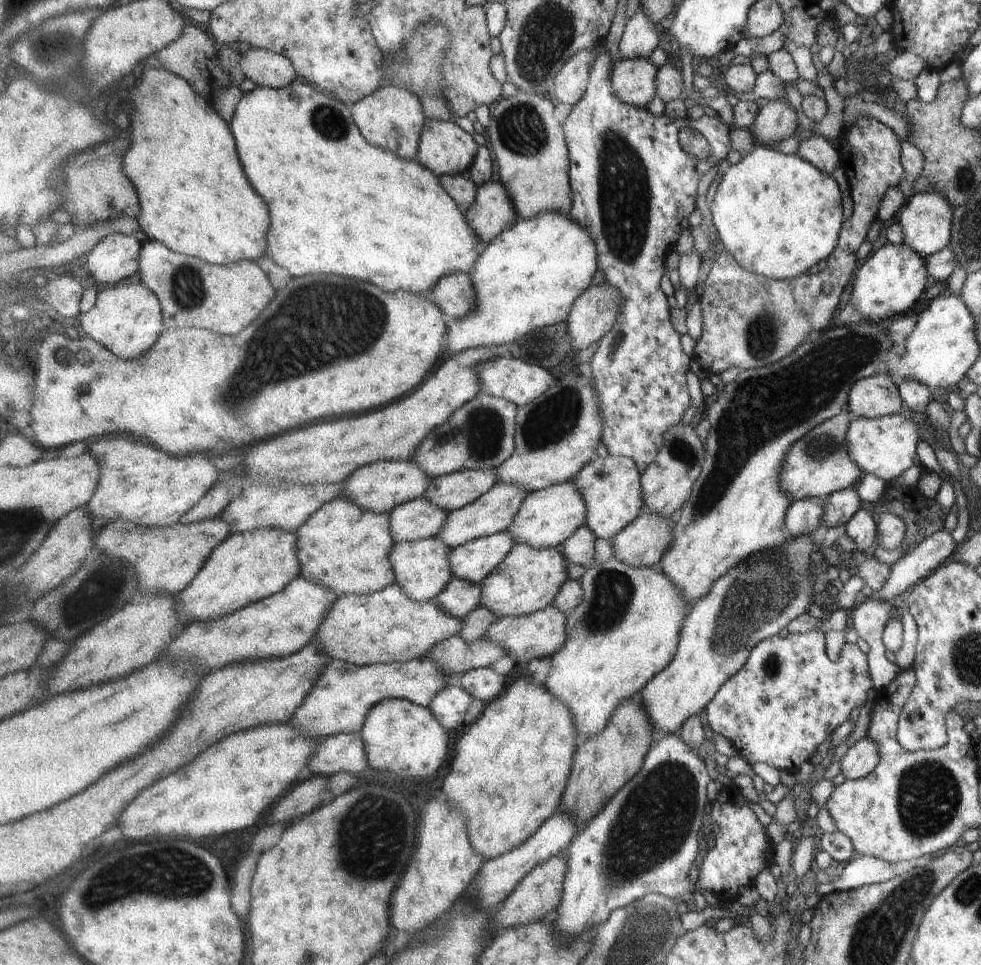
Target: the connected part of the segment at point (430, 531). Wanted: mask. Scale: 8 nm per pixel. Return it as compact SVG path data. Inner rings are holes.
M425 497L396 506L388 513L396 544L437 537L449 513Z

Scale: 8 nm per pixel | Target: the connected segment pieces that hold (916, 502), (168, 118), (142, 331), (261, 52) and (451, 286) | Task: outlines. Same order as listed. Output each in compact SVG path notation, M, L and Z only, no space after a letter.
M899 476L899 480L893 479L887 482L881 500L875 502L875 504L867 504L865 506L868 507L875 518L879 518L885 512L901 518L901 522L905 524L905 536L903 536L903 540L899 546L898 558L903 558L905 554L909 554L925 537L931 536L933 533L943 529L944 518L939 516L939 506L935 502L935 498L923 496L916 486L901 485L900 480L901 477Z
M165 68L147 70L131 102L135 106L135 132L131 154L125 156L124 169L140 195L140 230L148 239L165 243L179 254L207 260L209 264L227 265L263 258L267 254L271 212L263 196L247 180L230 123L219 116L216 108L211 108L214 104L197 94L187 78Z
M136 278L121 284L100 287L93 310L77 316L77 326L82 334L87 334L113 354L125 360L135 360L156 345L165 331L161 318L161 304L156 294Z
M250 48L242 57L241 70L259 87L282 89L291 86L299 74L292 59L265 48Z
M465 272L445 274L428 296L450 318L465 318L477 306L473 282Z

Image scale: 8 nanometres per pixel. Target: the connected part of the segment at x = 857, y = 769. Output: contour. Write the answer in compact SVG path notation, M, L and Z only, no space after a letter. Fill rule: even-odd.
M862 737L848 748L840 760L839 772L844 780L859 780L867 776L879 762L877 748L869 737Z

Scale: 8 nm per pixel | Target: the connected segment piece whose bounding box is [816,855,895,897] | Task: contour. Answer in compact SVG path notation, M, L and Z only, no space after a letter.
M856 856L845 865L837 880L826 884L817 884L816 894L829 894L833 891L844 891L861 888L863 885L879 884L893 878L895 872L889 862L883 862L875 856Z

